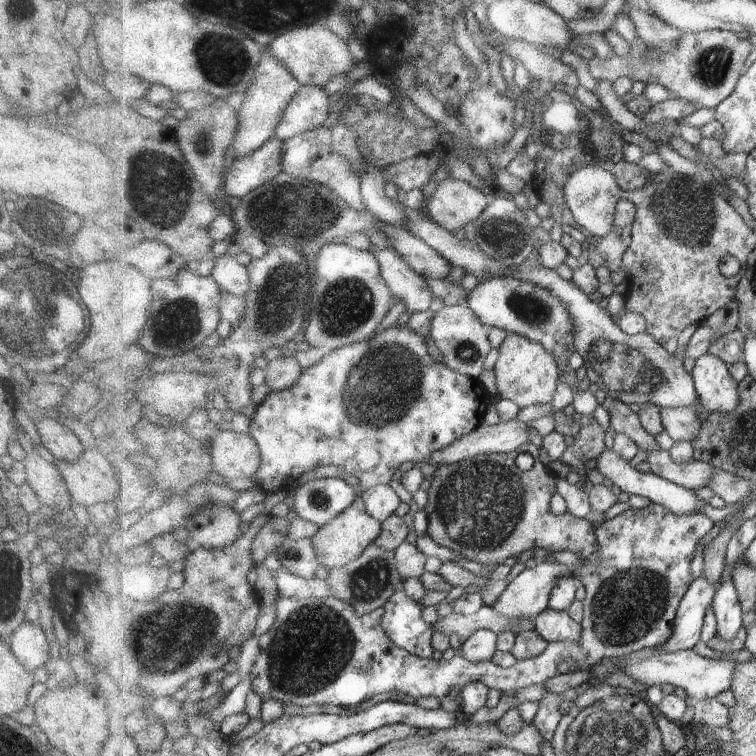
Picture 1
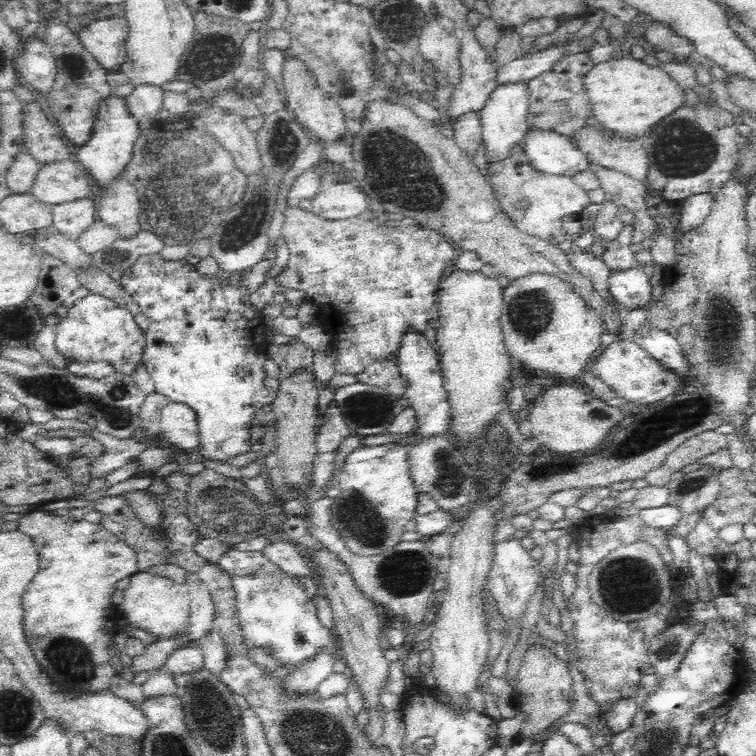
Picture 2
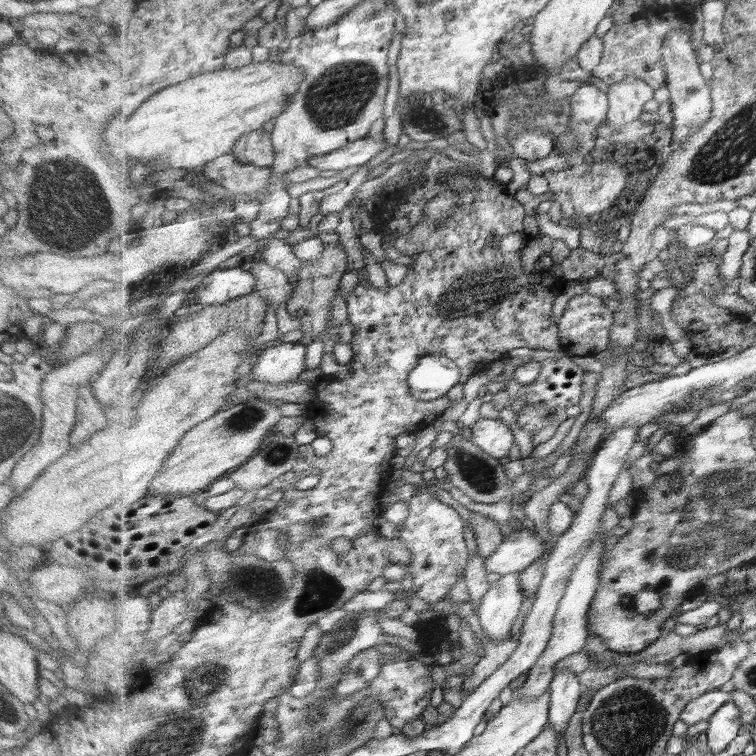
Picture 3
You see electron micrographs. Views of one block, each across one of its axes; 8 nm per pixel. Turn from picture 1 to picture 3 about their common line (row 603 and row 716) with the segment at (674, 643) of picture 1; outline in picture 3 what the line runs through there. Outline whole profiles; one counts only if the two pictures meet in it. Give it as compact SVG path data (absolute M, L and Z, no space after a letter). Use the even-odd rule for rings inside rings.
M721 690L710 692L702 698L690 702L687 709L684 710L681 720L689 726L694 726L698 722L706 722L706 720L711 720L728 702L734 702L734 694Z

